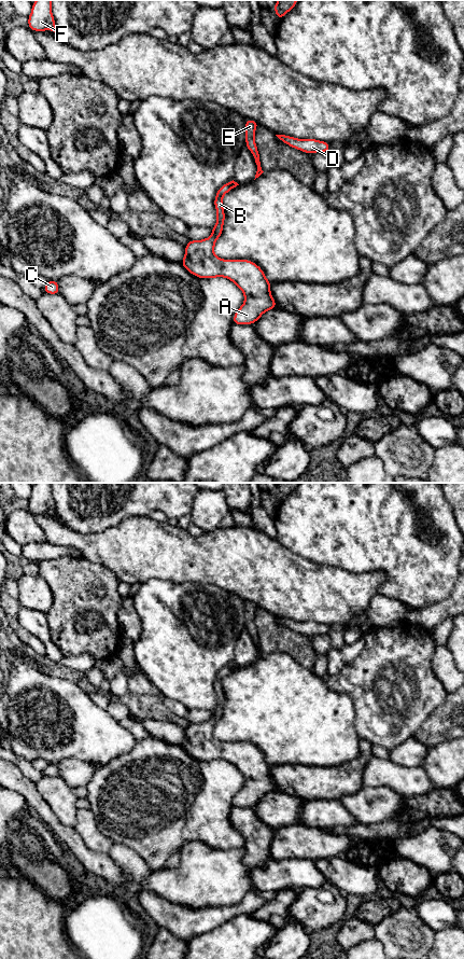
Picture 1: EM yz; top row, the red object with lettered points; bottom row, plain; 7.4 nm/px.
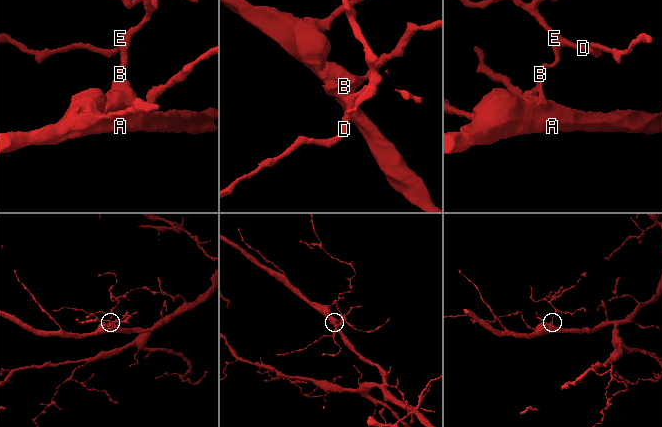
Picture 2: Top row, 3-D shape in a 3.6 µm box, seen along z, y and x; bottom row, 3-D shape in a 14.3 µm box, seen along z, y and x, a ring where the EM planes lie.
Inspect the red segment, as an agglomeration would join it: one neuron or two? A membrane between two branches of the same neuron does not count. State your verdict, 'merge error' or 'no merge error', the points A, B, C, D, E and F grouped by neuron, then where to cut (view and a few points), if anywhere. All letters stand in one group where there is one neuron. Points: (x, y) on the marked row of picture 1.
no merge error; A B C D E F; no cut

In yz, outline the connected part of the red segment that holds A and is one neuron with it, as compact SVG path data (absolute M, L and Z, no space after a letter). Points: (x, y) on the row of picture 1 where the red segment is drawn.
M234 180L222 185L214 198L216 223L210 237L189 240L181 262L184 268L198 278L224 277L233 281L244 294L244 303L234 315L234 324L253 324L264 312L277 307L270 292L270 281L263 269L250 260L223 260L214 254L214 246L223 233L225 211L223 196L239 185Z

